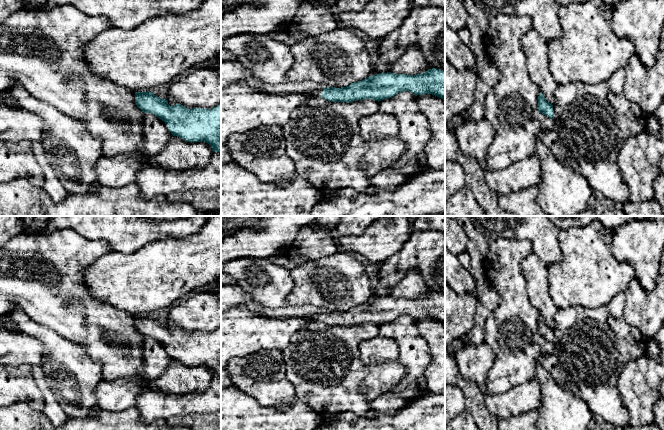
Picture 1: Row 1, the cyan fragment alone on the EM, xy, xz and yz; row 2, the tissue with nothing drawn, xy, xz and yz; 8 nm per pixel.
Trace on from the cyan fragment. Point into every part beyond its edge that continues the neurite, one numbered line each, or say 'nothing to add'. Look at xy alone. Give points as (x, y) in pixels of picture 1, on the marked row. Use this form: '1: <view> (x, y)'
nothing to add

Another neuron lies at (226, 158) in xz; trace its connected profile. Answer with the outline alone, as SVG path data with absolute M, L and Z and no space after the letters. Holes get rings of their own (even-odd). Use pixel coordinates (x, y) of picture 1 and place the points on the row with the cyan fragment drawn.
M221 145L221 165L222 164L230 164L234 163L229 149L226 147L226 145Z

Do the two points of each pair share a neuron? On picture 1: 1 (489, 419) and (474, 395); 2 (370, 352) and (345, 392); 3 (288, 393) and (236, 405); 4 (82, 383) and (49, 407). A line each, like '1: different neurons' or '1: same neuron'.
1: same neuron
2: different neurons
3: different neurons
4: different neurons

